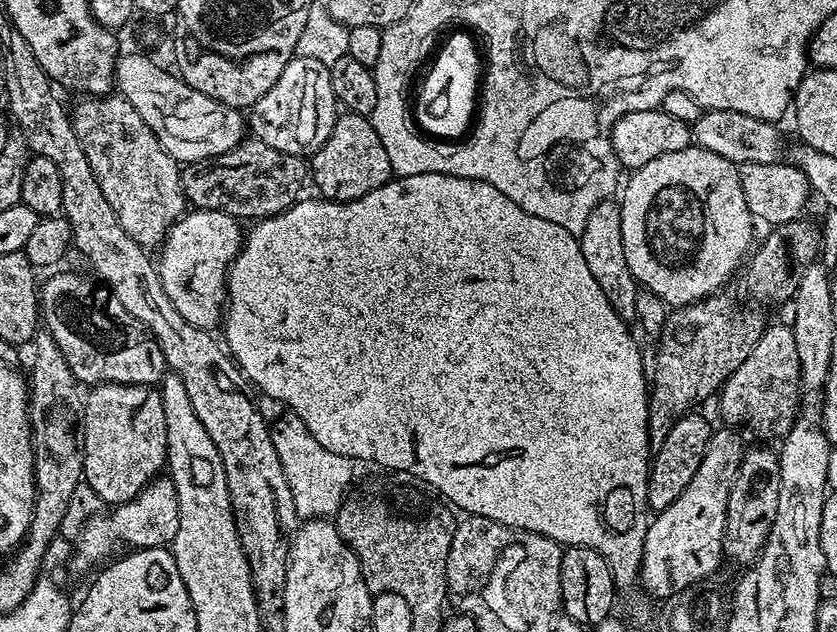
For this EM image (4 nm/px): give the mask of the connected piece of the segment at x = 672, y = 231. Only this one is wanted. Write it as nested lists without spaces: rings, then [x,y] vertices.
[[[693,146],[674,150],[674,154],[662,154],[662,158],[646,162],[646,166],[635,169],[629,176],[632,177],[628,185],[627,180],[623,185],[624,197],[619,197],[618,203],[622,214],[622,250],[636,283],[662,298],[672,310],[717,295],[735,274],[736,267],[738,272],[745,263],[753,247],[754,218],[746,206],[746,194],[742,194],[739,167],[710,150]]]

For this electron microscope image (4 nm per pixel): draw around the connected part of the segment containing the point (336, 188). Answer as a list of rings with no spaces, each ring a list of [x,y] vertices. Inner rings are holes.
[[[345,111],[337,115],[330,138],[310,158],[310,180],[321,197],[335,200],[337,204],[348,204],[351,200],[362,198],[393,179],[390,157],[378,130],[374,130],[371,119]]]

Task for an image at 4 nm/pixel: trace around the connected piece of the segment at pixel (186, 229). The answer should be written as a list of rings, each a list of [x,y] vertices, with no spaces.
[[[197,208],[185,211],[184,215],[172,225],[163,244],[159,245],[158,271],[162,290],[166,290],[166,298],[174,302],[174,310],[178,310],[178,314],[182,314],[182,318],[186,318],[190,326],[212,330],[215,329],[215,324],[217,327],[221,323],[228,298],[228,272],[244,244],[246,235],[245,229],[240,227],[242,227],[241,221],[235,216],[218,210]]]

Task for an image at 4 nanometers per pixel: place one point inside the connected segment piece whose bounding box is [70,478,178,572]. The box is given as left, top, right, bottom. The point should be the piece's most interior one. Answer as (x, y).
(150, 520)

